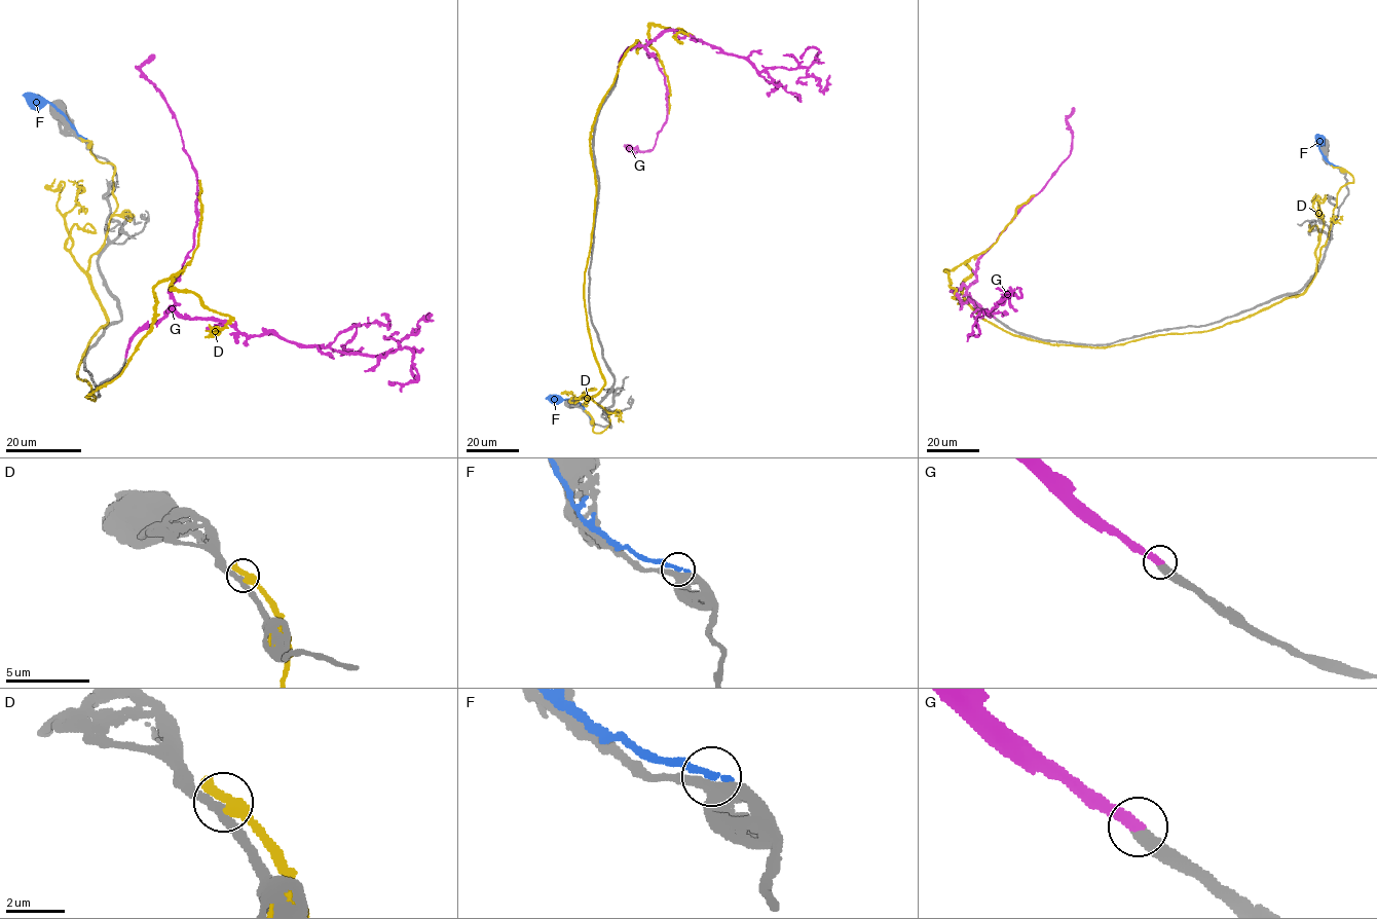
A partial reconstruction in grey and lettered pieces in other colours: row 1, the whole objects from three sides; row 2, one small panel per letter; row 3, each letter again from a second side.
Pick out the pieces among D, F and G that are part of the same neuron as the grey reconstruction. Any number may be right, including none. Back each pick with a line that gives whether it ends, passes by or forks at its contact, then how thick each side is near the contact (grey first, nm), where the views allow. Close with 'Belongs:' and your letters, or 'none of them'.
G: it ends there; 360 nm thick on the grey side, 320 nm on the other
Belongs: G

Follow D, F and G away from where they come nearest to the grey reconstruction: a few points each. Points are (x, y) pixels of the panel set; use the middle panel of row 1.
D: (587, 412), (593, 431), (608, 425), (585, 308), (590, 132), (636, 41), (657, 51), (669, 113)
F: (591, 419), (573, 399), (546, 399)
G: (618, 74), (629, 48), (667, 31), (744, 57), (759, 72), (808, 68), (819, 51), (808, 48), (801, 59)

